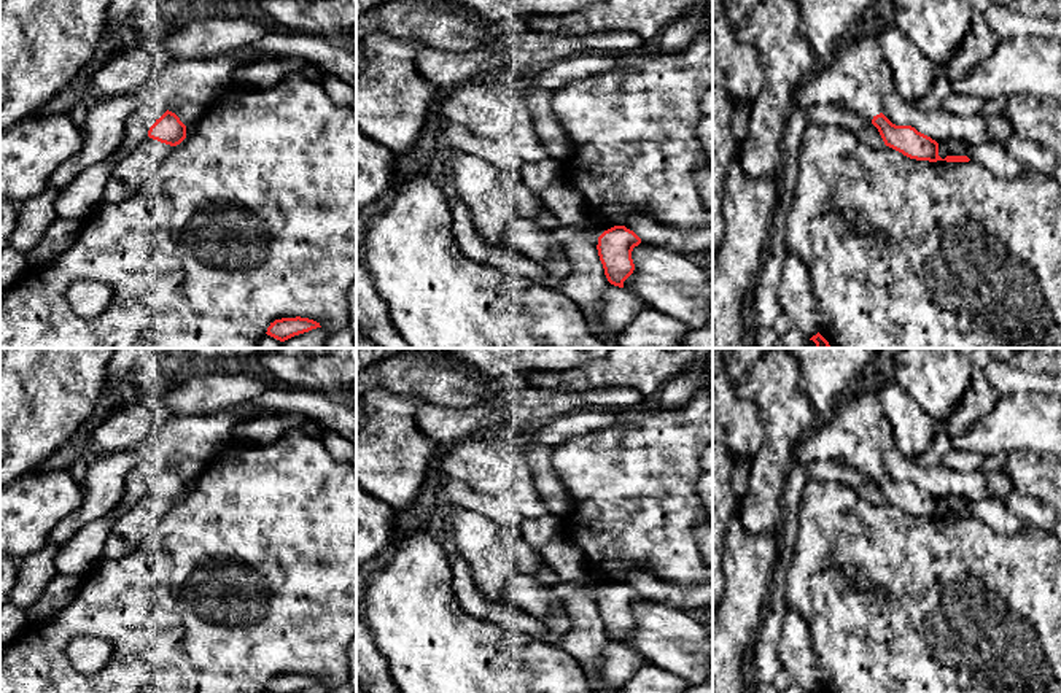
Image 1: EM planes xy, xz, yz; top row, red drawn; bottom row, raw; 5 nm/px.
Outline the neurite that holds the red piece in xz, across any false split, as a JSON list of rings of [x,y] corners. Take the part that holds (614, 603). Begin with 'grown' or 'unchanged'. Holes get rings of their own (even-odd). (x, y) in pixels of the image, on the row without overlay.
unchanged | [[[614,582],[598,593],[598,612],[608,637],[624,644],[624,637],[633,629],[632,607],[641,594],[625,582]]]

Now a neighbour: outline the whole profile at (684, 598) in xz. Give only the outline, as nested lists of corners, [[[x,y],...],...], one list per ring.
[[[635,569],[625,580],[641,598],[659,601],[679,610],[713,609],[713,583],[682,587]]]

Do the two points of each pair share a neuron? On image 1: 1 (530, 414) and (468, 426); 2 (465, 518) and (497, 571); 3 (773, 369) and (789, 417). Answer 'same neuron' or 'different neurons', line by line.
1: same neuron
2: same neuron
3: same neuron

